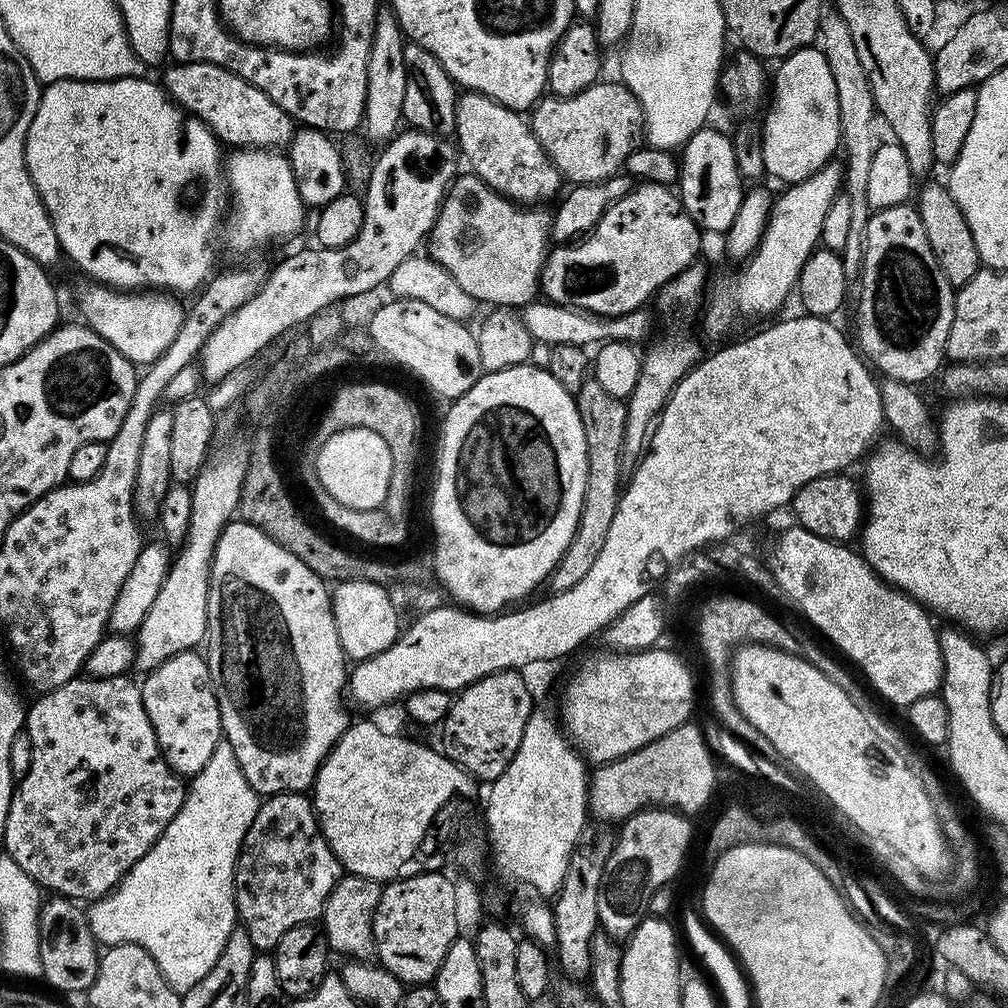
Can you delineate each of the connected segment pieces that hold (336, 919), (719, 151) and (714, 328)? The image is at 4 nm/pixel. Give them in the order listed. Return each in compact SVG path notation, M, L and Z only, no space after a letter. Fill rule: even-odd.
M344 874L326 898L322 931L328 940L328 947L333 953L348 956L349 961L370 964L376 960L374 942L374 910L378 910L381 881Z
M712 126L700 128L693 134L678 156L678 195L680 203L684 209L694 218L694 222L699 224L705 233L720 232L727 233L728 227L734 222L738 210L744 201L746 191L745 181L742 179L738 170L738 163L735 161L734 150L732 149L731 139L725 137L720 132L715 132Z
M829 162L817 170L812 177L800 183L789 183L781 196L772 202L772 212L768 216L768 229L760 240L755 252L737 272L729 276L715 277L706 303L702 308L704 332L712 340L723 341L728 331L739 320L752 320L755 316L768 316L776 312L794 292L800 280L800 271L820 244L822 222L826 222L826 210L830 202L841 195L842 168L836 162Z

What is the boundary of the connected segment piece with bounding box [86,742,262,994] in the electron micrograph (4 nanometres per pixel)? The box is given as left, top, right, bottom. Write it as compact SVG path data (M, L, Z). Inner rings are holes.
M222 742L214 750L214 754L210 754L210 762L206 762L206 766L202 766L198 775L191 777L182 802L182 810L178 810L178 814L170 822L170 826L166 826L166 830L158 838L158 842L154 842L152 849L142 858L138 858L136 865L120 879L120 883L107 896L95 901L87 909L88 925L97 941L104 946L114 944L142 946L142 950L146 950L150 954L150 958L154 958L154 962L158 962L158 970L162 970L166 982L170 982L170 986L181 994L189 992L195 984L202 982L202 978L206 978L206 974L210 974L210 970L218 962L218 954L222 954L222 946L226 946L232 929L238 924L236 915L236 859L240 853L242 842L246 838L246 830L250 830L250 822L254 822L254 814L258 814L261 803L261 797L250 786L250 782L246 782L246 774L242 774L242 766L238 766L238 758L234 758L234 750L227 742Z

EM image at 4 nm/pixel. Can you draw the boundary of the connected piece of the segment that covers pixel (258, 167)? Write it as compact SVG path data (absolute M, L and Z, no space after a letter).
M241 147L232 153L233 156L226 160L230 223L222 240L223 247L225 244L234 255L244 256L275 240L288 240L298 235L304 224L306 206L302 202L302 194L298 192L298 182L294 182L294 170L287 155L255 147Z

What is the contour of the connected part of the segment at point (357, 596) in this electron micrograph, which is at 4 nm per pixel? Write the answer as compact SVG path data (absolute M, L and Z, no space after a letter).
M365 580L339 581L333 587L330 595L335 629L338 630L339 644L347 659L354 662L368 660L384 652L397 640L402 630L401 625L398 626L400 612L392 604L388 591L385 585Z

